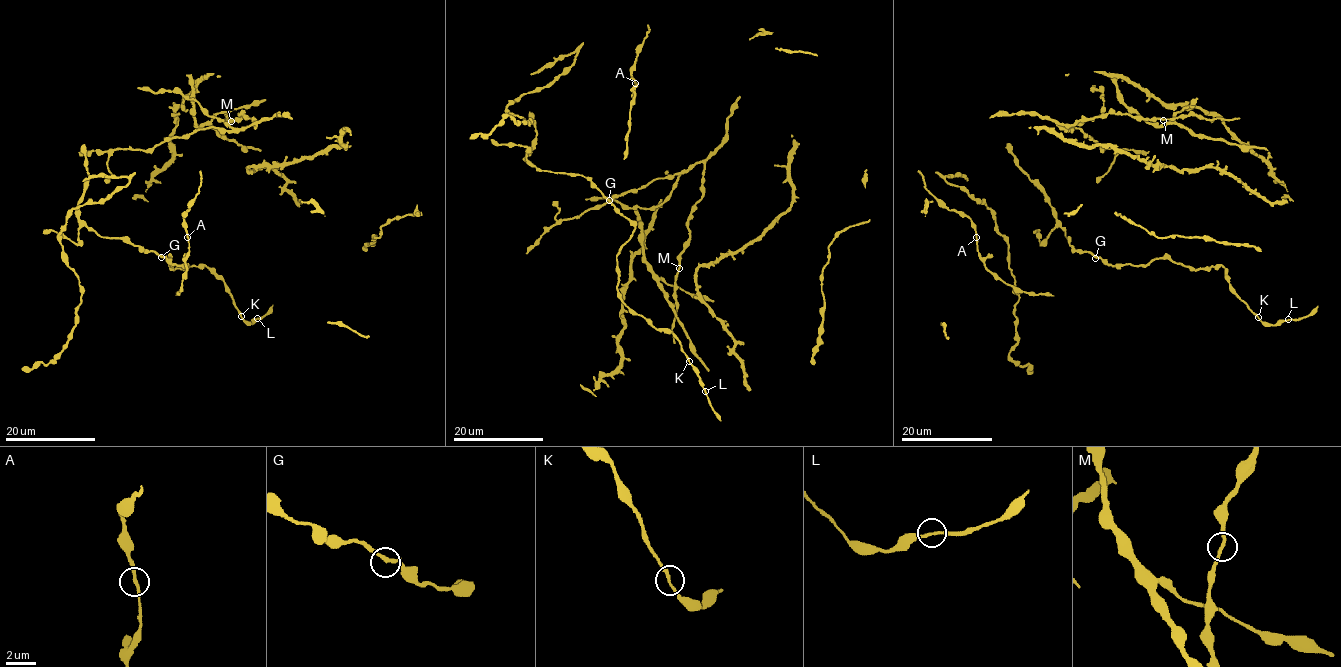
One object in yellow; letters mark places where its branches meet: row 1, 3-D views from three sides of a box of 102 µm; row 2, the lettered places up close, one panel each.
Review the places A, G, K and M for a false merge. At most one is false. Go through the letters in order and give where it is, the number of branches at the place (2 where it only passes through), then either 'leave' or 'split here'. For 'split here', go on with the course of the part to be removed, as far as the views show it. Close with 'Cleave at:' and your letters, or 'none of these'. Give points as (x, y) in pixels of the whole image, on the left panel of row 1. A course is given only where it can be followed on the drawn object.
A: place (187, 237); branches 2; leave
G: place (161, 257); branches 2; leave
K: place (241, 316); branches 2; leave
M: place (231, 121); branches 2; leave
Cleave at: none of these

